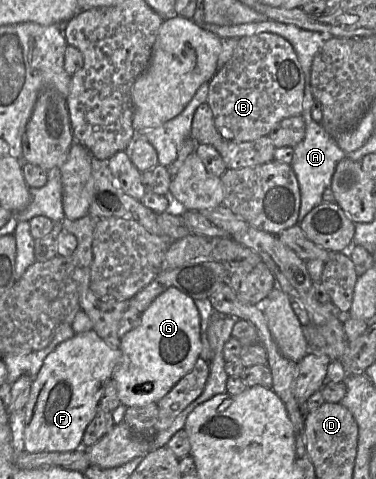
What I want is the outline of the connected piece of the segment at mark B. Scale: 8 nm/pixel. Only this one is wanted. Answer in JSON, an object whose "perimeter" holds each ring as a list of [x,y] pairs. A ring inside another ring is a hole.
{"perimeter":[[[270,32],[239,38],[229,61],[209,81],[207,103],[219,134],[233,142],[269,135],[284,118],[302,114],[305,74],[291,43]]]}

